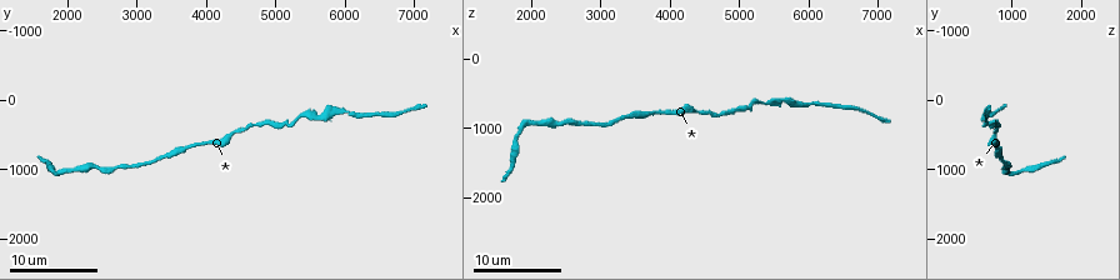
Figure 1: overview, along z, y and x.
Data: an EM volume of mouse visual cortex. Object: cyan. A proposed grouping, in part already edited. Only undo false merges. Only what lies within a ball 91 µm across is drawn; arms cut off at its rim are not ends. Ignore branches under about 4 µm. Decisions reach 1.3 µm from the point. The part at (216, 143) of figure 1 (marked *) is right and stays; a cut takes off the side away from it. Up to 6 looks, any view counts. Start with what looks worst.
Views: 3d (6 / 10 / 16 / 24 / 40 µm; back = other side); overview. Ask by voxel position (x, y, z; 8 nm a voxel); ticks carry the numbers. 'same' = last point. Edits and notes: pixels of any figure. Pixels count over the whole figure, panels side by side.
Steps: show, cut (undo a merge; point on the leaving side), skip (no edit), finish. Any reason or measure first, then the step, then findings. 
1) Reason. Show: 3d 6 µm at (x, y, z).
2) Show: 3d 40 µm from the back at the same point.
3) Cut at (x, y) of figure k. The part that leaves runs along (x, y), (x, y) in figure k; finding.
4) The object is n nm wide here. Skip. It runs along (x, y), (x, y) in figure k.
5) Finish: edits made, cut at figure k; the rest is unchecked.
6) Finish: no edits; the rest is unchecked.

Show: 3d 16 µm at (5900, 150, 700).

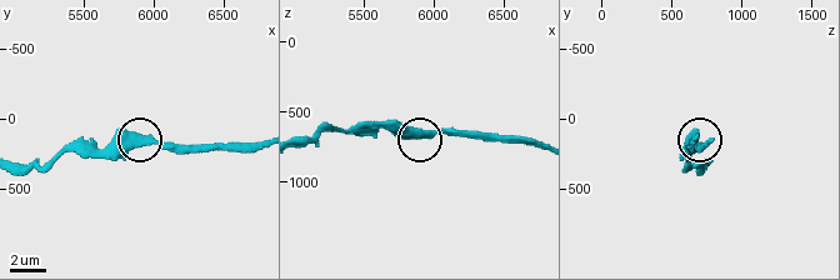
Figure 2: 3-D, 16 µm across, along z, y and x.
Show: 3d 16 µm from the back at (5940, 160, 640).

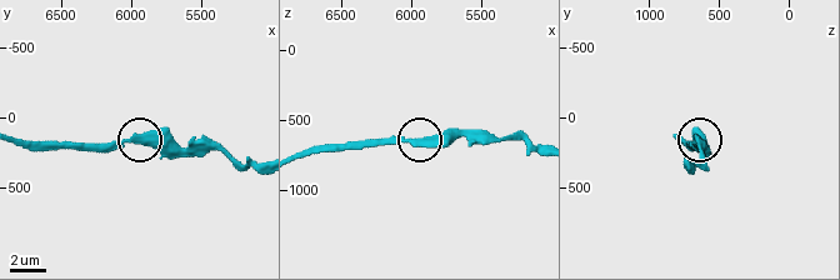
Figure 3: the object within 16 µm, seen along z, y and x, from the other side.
Skip. It runs along (256, 166), (213, 149), (159, 149), (136, 140), (98, 144) in figure 3; continuous, no second neuron.

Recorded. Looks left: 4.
Calibre changes. Show: 3d 16 µm at (2000, 1000, 900).

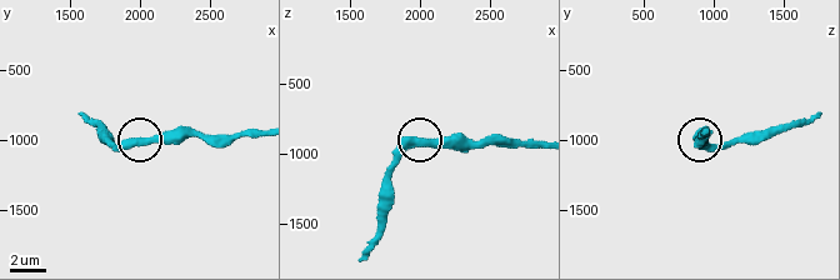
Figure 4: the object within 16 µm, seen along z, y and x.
From behind. Show: 3d 16 µm from the back at (1980, 1020, 920).

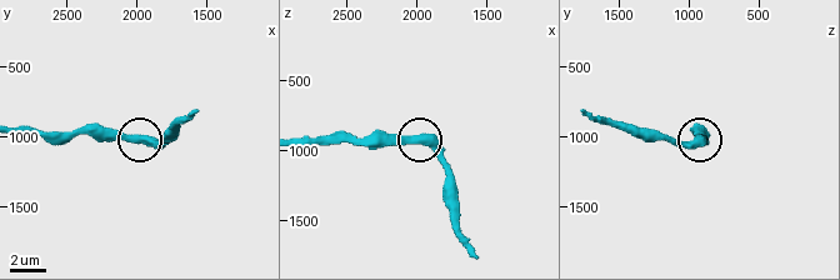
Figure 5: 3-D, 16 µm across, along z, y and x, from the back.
Skip. It runs along (300, 139), (416, 139), (451, 174) in figure 5; all the same neuron.

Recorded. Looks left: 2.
Thick turns thin. Show: 3d 10 µm at (1700, 900, 1500).

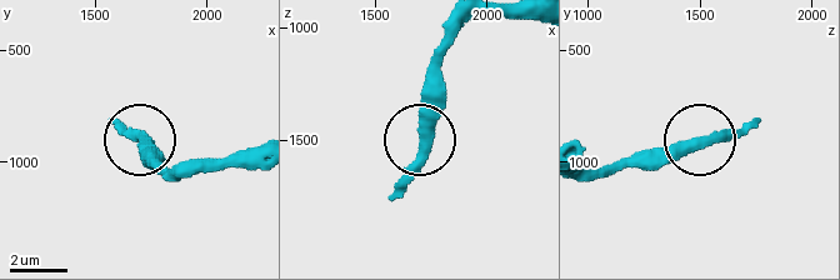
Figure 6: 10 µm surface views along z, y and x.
Skip. One neuron here.

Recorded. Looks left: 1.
Finish: no edits; the rest is unchecked.

